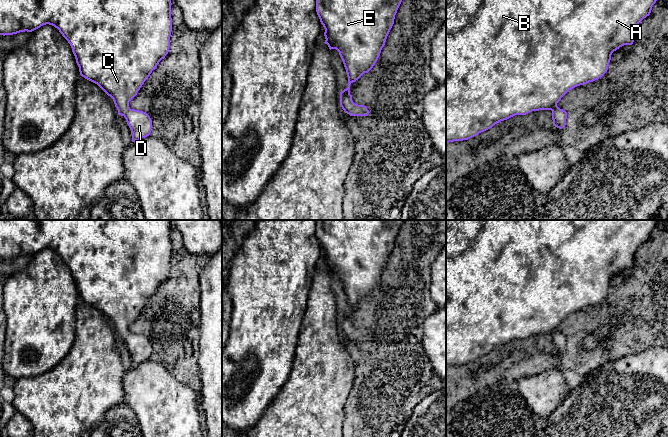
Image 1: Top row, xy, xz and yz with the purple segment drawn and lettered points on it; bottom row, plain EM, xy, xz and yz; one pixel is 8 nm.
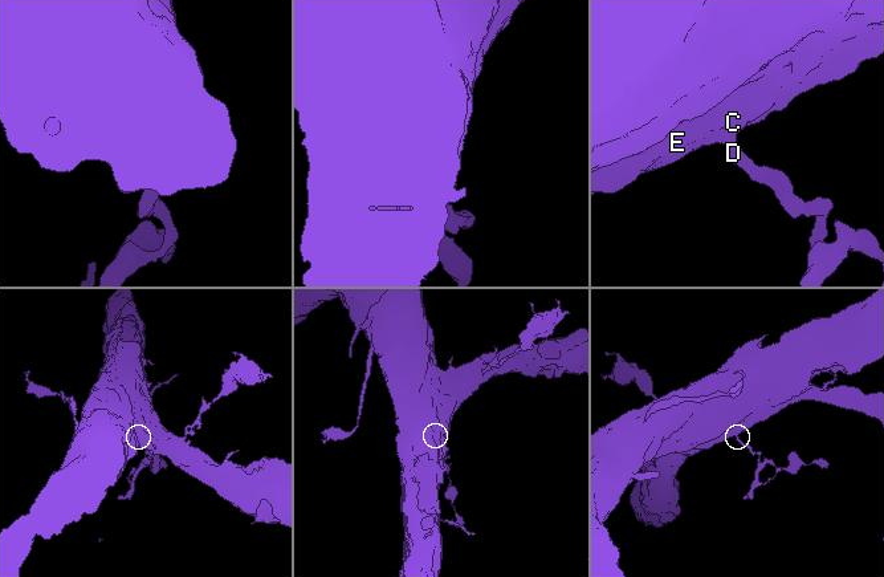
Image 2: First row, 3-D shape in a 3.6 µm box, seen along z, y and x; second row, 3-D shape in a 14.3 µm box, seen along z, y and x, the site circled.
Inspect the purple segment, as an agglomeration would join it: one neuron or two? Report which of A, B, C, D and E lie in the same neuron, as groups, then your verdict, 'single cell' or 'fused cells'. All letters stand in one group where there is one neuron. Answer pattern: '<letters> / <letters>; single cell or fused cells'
A B C D E; single cell

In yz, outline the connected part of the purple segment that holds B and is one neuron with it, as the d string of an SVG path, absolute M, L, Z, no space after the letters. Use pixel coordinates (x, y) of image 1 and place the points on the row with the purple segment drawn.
M446 0L446 143L468 140L481 132L492 128L495 124L507 120L515 115L526 115L532 111L551 110L553 126L562 129L565 127L567 112L560 109L557 103L571 89L593 82L601 78L608 70L611 55L624 45L632 45L637 25L650 15L657 0Z

